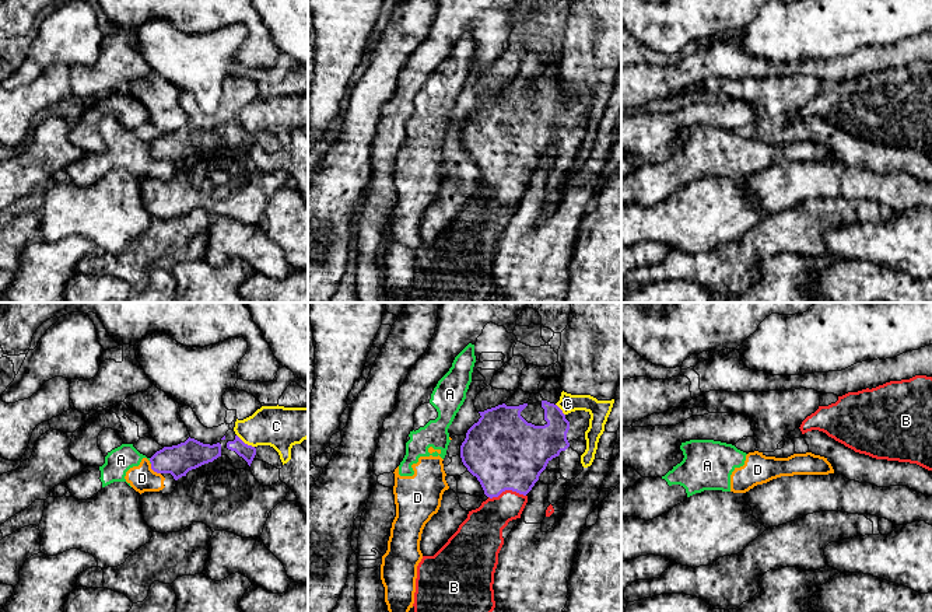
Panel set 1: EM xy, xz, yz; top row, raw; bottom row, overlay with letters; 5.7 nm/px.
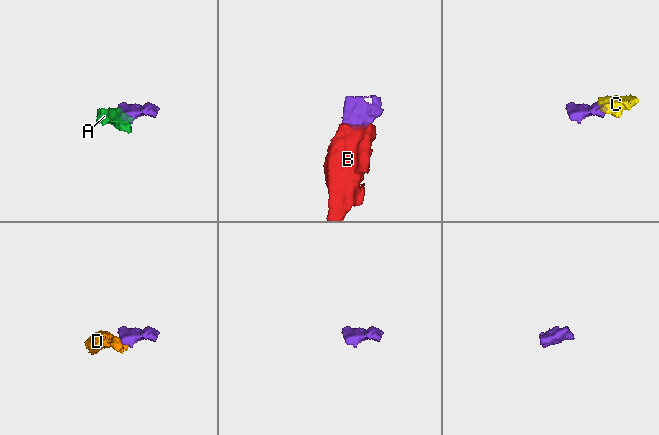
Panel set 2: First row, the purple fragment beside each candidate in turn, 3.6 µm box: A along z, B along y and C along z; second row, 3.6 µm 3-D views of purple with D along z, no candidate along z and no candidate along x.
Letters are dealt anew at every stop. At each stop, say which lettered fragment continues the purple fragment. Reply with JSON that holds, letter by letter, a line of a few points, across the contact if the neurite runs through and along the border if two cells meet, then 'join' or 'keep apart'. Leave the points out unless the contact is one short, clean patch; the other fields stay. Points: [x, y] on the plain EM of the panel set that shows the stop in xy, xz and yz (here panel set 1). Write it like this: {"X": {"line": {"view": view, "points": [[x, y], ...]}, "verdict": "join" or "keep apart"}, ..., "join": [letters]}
{"A": {"line": {"view": "xy", "points": [[149, 144], [151, 149]]}, "verdict": "keep apart"}, "B": {"line": {"view": "xz", "points": [[504, 137], [507, 175], [505, 189], [483, 212]]}, "verdict": "join"}, "C": {"line": {"view": "xy", "points": [[237, 121], [253, 133]]}, "verdict": "keep apart"}, "D": {"line": {"view": "xy", "points": [[150, 150], [160, 160]]}, "verdict": "keep apart"}, "join": ["B"]}

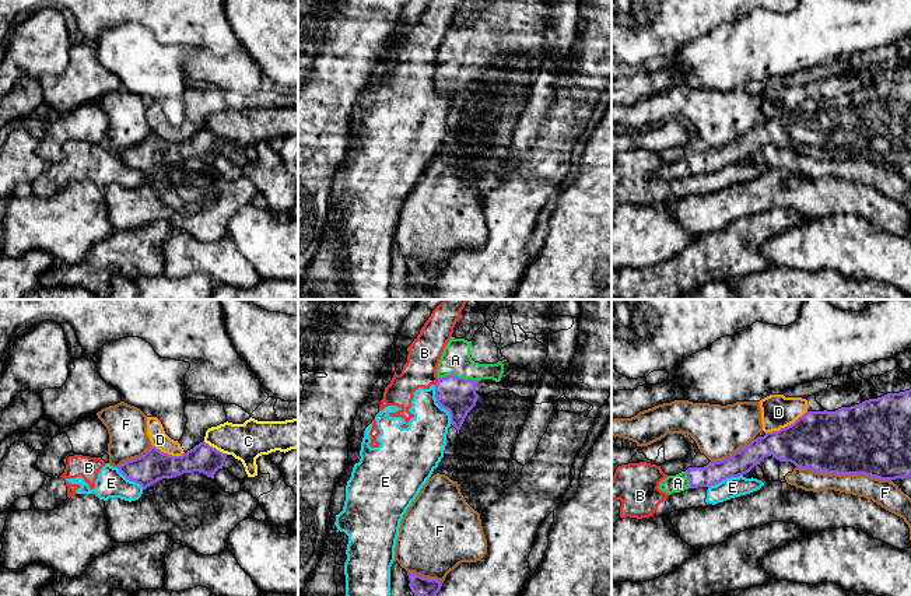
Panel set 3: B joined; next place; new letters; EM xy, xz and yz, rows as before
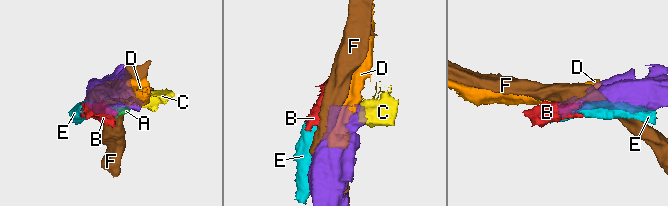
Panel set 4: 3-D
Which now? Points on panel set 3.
{"A": {"line": {"view": "xz", "points": [[456, 81], [459, 65], [455, 46]]}, "verdict": "join"}, "B": {"line": {"view": "xz", "points": [[438, 65], [434, 70]]}, "verdict": "keep apart"}, "C": {"line": {"view": "xy", "points": [[203, 128], [227, 140]]}, "verdict": "keep apart"}, "D": {"line": {"view": "yz", "points": [[806, 97], [792, 109], [766, 121]]}, "verdict": "keep apart"}, "E": {"line": {"view": "xz", "points": [[434, 72], [434, 84], [448, 98], [452, 109]]}, "verdict": "keep apart"}, "F": {"verdict": "keep apart"}, "join": ["A"]}

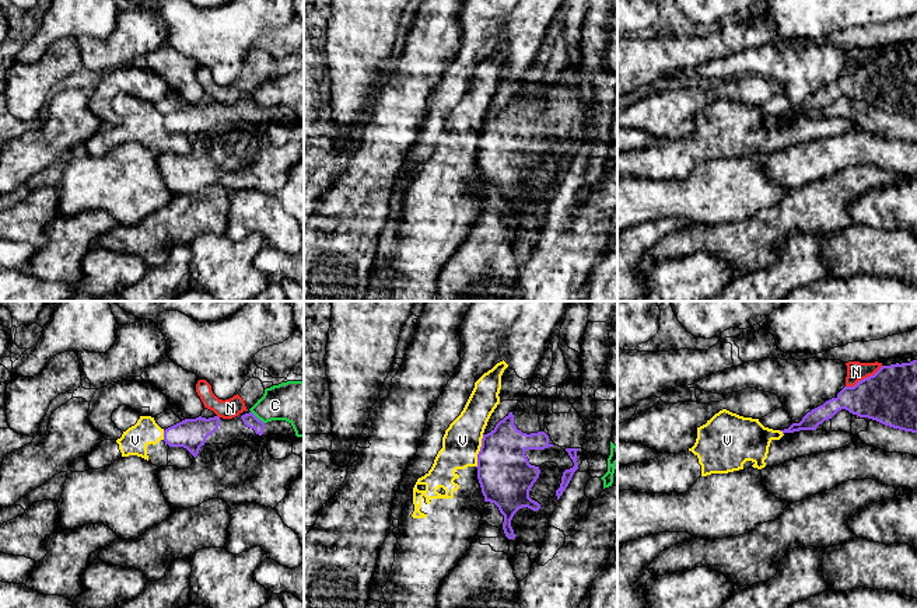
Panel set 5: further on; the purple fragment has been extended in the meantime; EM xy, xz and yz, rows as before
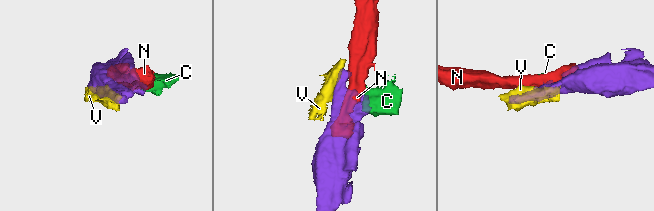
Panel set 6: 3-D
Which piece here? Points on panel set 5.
{"C": {"line": {"view": "xy", "points": [[251, 97], [263, 109]]}, "verdict": "keep apart"}, "N": {"line": {"view": "yz", "points": [[882, 52], [872, 60], [846, 73]]}, "verdict": "keep apart"}, "V": {"line": {"view": "xz", "points": [[483, 121], [480, 136], [476, 142], [476, 153]]}, "verdict": "keep apart"}, "join": []}

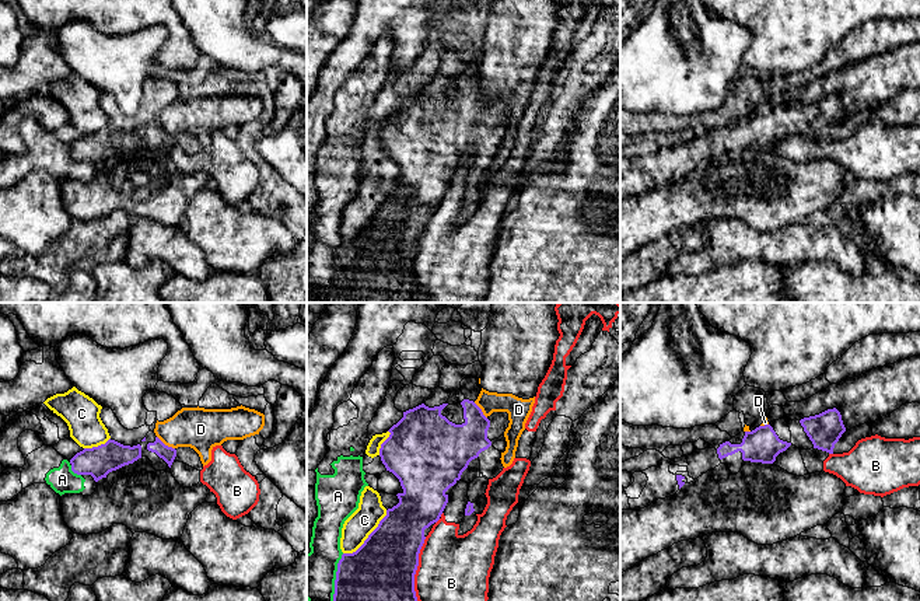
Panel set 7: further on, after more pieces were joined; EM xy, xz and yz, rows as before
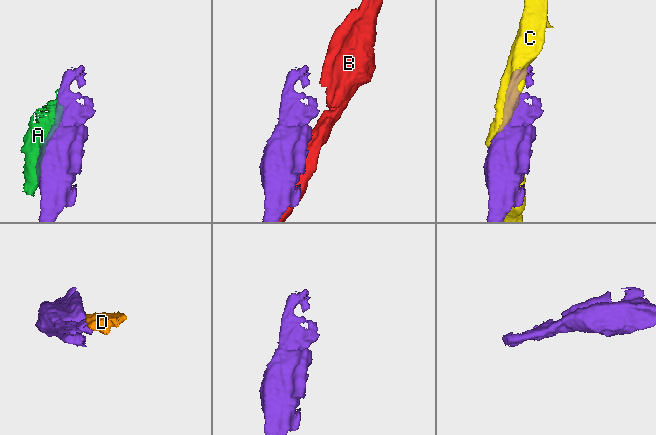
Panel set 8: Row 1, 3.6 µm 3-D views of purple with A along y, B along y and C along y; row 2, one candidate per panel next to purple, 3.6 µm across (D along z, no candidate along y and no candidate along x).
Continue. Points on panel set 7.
{"A": {"line": {"view": "xz", "points": [[343, 240], [338, 250], [332, 287]]}, "verdict": "keep apart"}, "B": {"verdict": "keep apart"}, "C": {"verdict": "keep apart"}, "D": {"line": {"view": "xy", "points": [[157, 122], [174, 135]]}, "verdict": "keep apart"}, "join": []}

